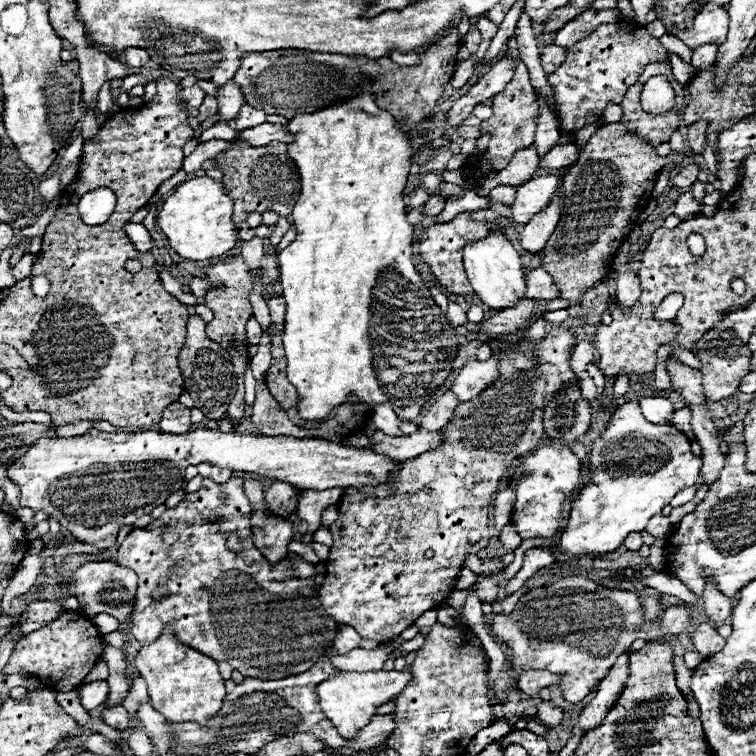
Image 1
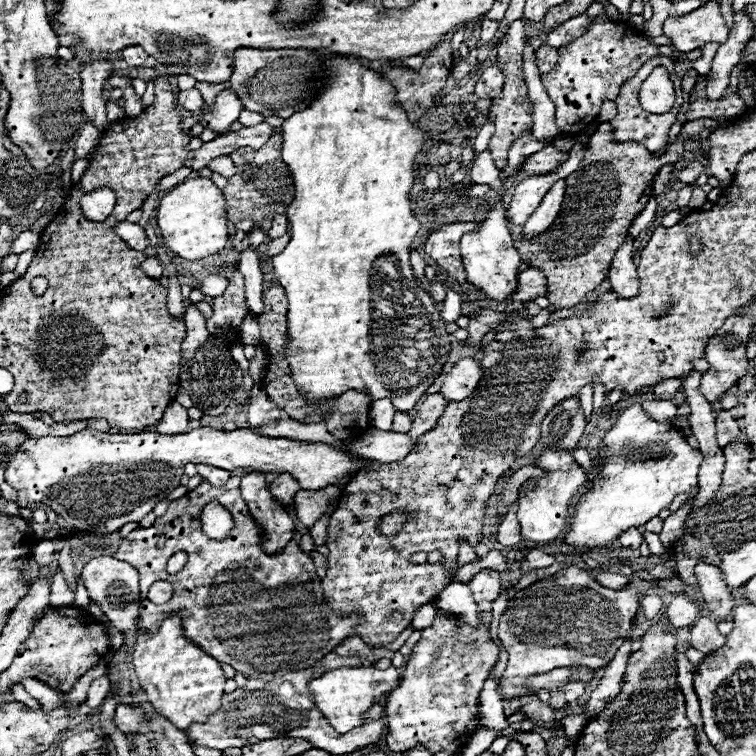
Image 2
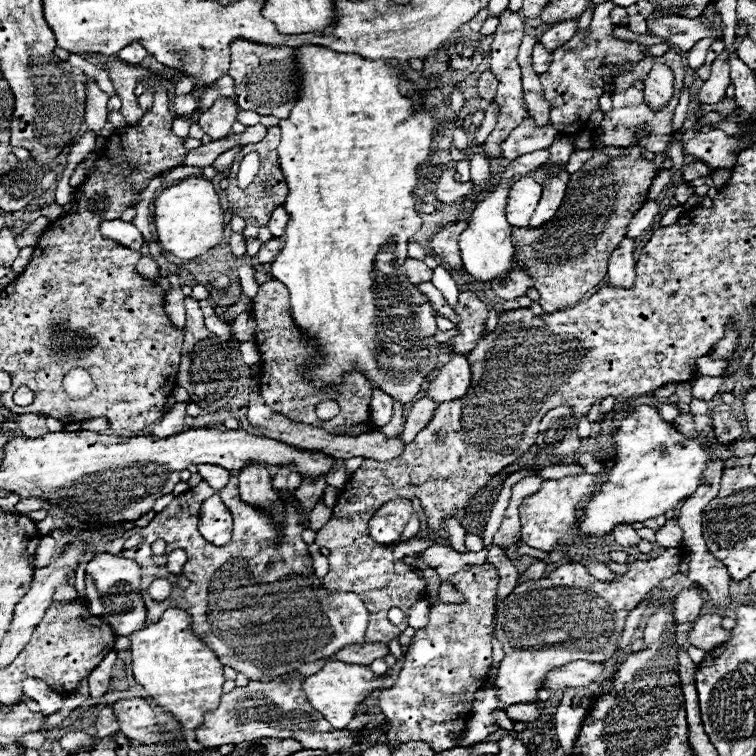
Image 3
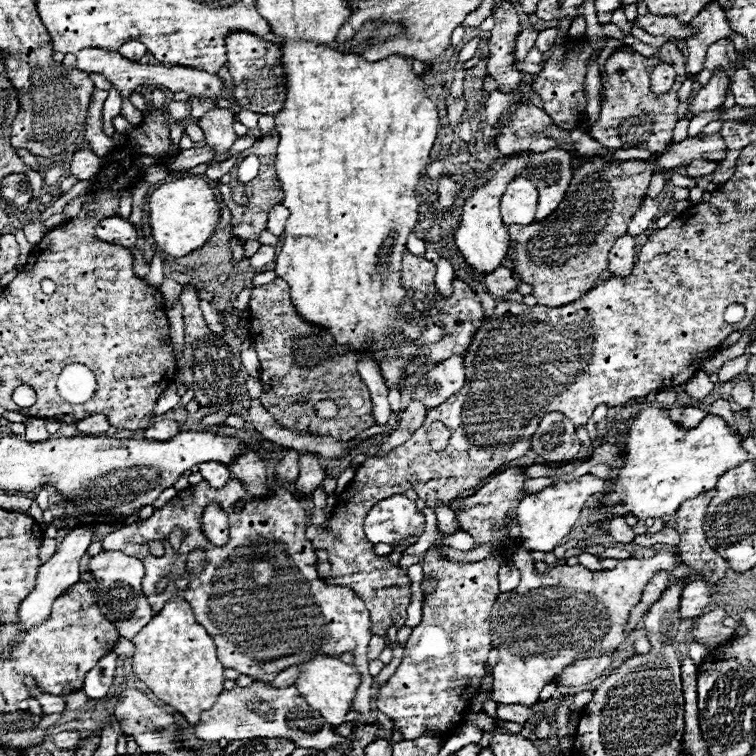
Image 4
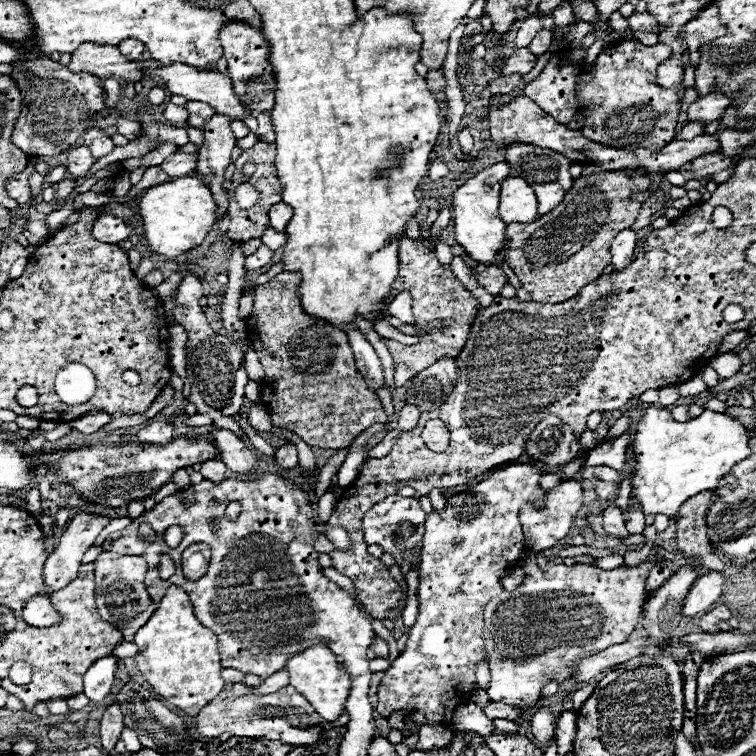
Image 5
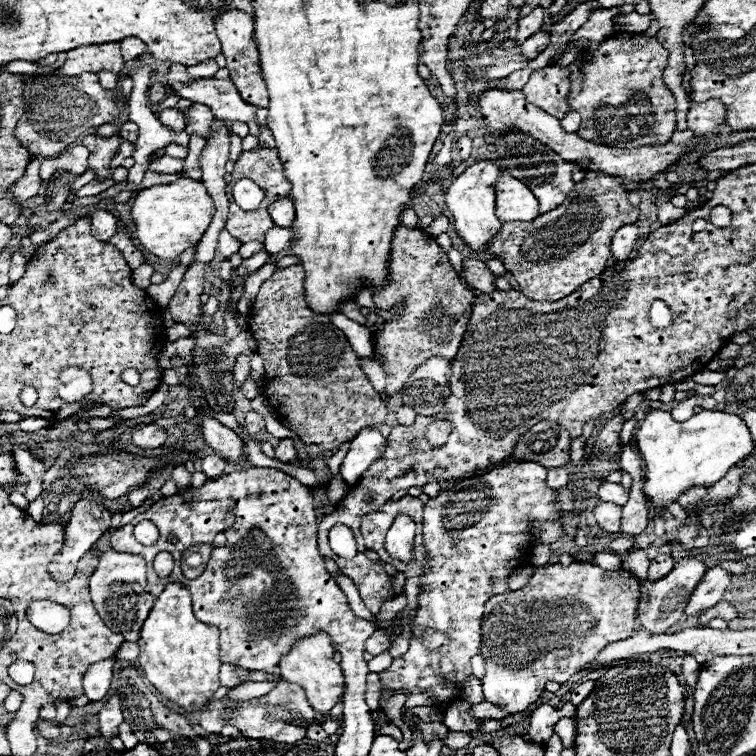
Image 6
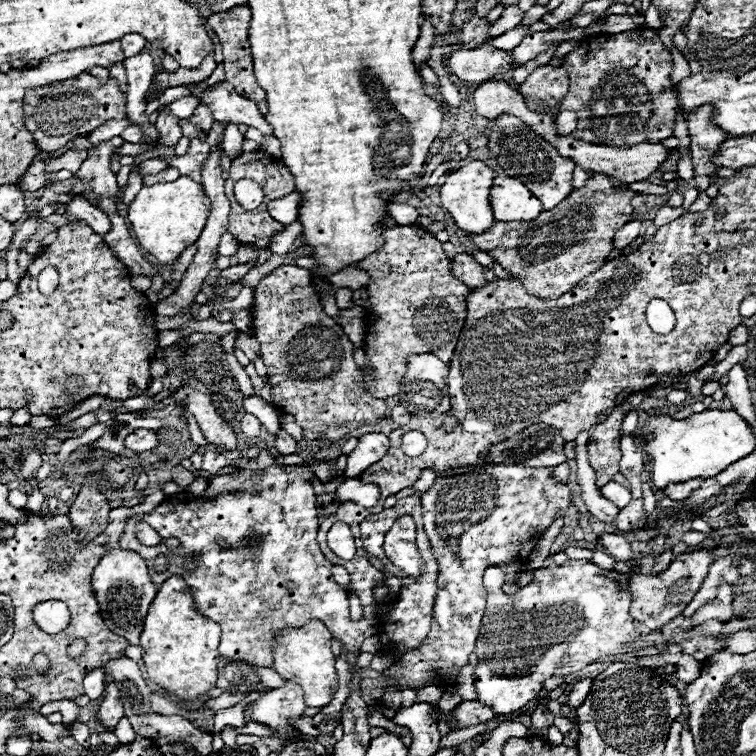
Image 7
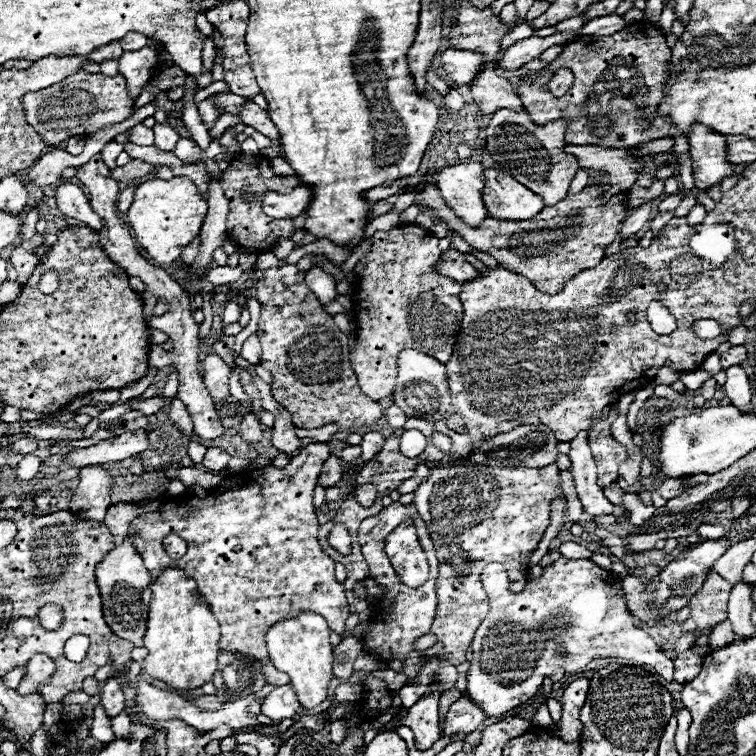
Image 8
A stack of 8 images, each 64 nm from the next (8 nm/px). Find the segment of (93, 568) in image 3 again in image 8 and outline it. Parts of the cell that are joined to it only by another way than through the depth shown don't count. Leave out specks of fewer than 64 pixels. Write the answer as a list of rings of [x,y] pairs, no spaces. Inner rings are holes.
[[[128,538],[120,546],[114,546],[96,566],[96,584],[100,588],[102,612],[110,630],[120,638],[130,640],[134,646],[142,646],[142,638],[146,634],[148,604],[152,600],[152,578],[140,554],[136,552],[136,548],[132,548]]]

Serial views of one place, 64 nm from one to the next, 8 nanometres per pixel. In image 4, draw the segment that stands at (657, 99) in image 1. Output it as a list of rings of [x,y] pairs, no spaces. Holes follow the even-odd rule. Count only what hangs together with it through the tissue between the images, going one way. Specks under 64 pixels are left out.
[[[664,64],[664,66],[656,66],[650,74],[650,84],[652,84],[652,94],[656,96],[662,96],[666,94],[672,84],[674,84],[674,78],[676,78],[676,72],[672,66]]]

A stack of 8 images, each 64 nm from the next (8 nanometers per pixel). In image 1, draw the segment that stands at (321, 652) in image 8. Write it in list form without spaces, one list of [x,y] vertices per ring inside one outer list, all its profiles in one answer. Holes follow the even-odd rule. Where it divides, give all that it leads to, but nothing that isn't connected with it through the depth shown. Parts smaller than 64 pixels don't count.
[[[380,670],[380,672],[340,672],[334,678],[318,684],[316,692],[320,696],[320,706],[328,720],[336,726],[342,738],[352,740],[364,726],[370,724],[376,710],[392,700],[400,690],[404,690],[412,680],[410,672]]]

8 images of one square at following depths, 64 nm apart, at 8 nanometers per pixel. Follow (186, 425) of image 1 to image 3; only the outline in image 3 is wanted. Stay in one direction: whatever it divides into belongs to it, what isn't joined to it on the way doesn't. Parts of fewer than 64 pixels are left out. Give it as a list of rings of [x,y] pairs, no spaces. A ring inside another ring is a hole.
[[[176,402],[156,424],[154,424],[154,430],[152,434],[154,436],[174,436],[174,434],[180,434],[184,432],[186,428],[186,404],[184,402]]]

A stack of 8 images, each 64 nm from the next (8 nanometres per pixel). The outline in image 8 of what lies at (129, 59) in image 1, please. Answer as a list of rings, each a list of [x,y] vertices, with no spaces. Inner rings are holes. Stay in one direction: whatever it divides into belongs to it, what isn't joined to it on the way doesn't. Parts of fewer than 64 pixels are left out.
[[[128,32],[120,42],[122,42],[124,52],[134,52],[138,48],[144,48],[148,44],[148,38],[144,34],[140,34],[140,32]]]

